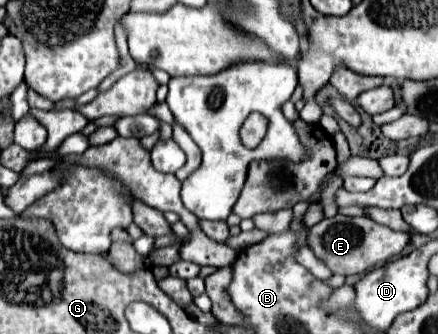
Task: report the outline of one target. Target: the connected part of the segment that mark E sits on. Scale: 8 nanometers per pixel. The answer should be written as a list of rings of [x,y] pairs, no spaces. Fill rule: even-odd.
[[[337,214],[333,218],[325,218],[319,224],[315,224],[309,232],[309,248],[315,252],[317,258],[321,258],[333,274],[361,274],[375,266],[381,266],[383,262],[397,256],[409,242],[407,232],[395,232],[389,226],[377,224],[375,220],[367,216],[343,216]]]

